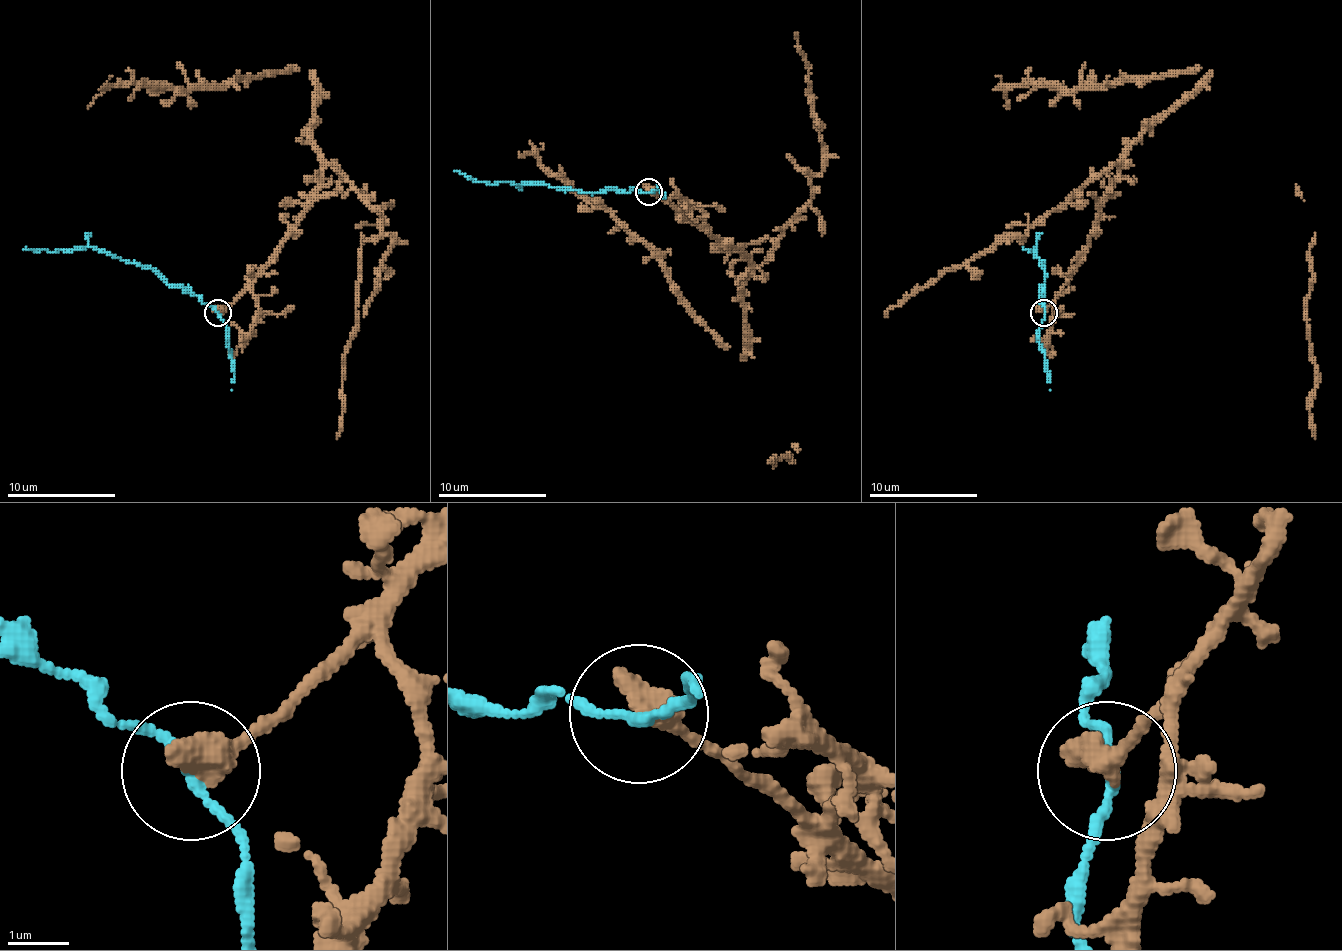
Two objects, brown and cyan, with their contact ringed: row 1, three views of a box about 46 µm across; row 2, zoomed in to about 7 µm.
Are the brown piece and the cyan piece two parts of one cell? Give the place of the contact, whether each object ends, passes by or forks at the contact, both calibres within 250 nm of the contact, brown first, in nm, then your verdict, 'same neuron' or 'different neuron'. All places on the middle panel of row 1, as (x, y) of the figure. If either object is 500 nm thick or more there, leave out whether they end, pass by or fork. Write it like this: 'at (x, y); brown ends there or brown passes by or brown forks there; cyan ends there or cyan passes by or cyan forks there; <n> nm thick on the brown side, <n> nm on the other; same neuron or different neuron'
at (648, 192); 550 nm thick on the brown side, 150 nm on the other; same neuron

